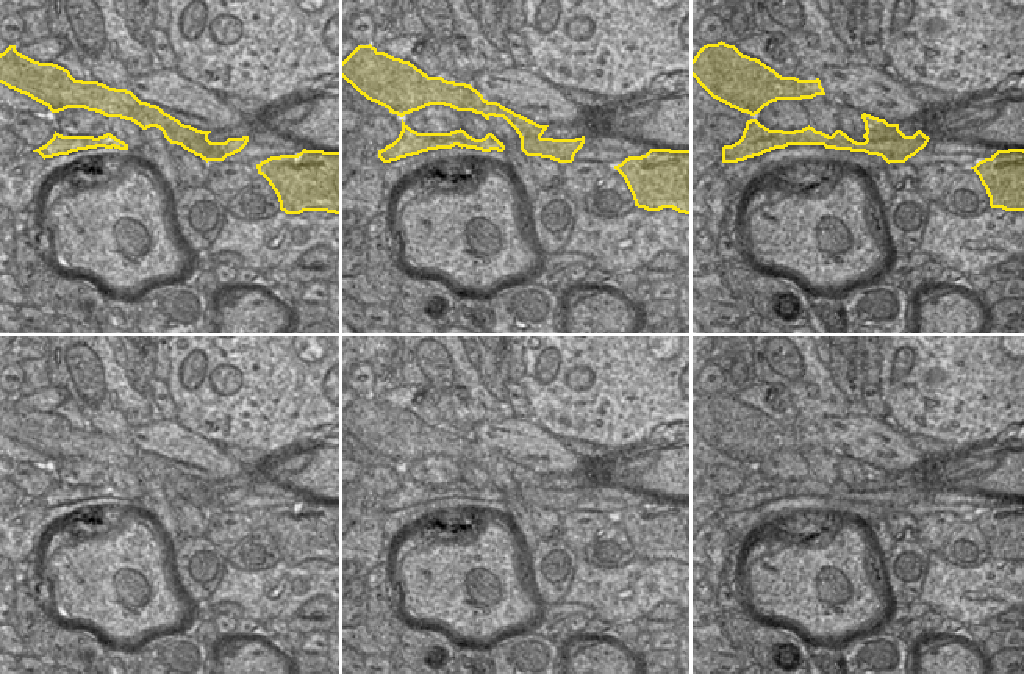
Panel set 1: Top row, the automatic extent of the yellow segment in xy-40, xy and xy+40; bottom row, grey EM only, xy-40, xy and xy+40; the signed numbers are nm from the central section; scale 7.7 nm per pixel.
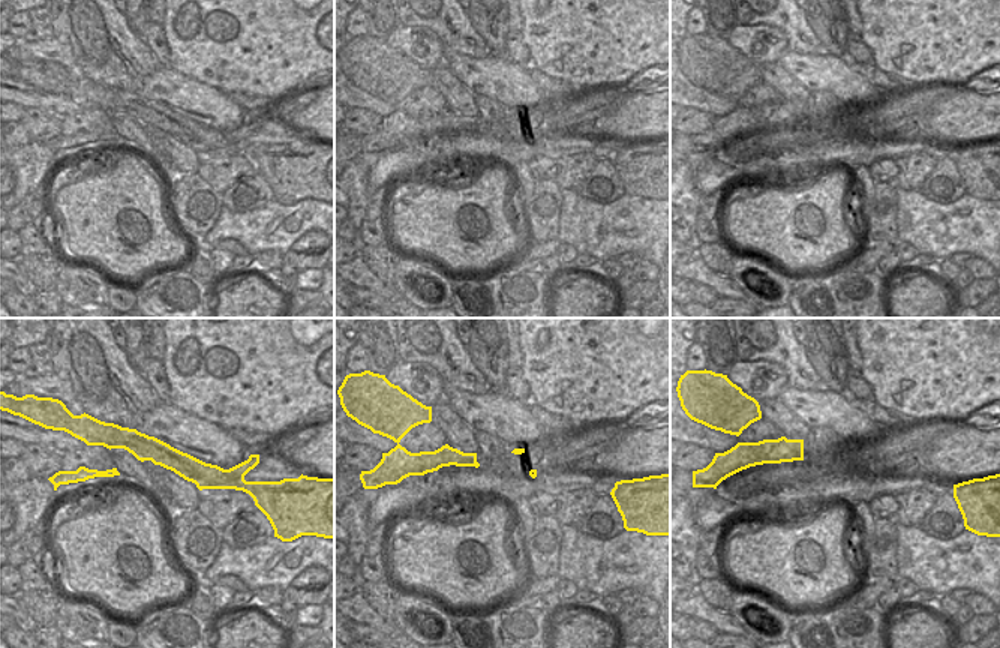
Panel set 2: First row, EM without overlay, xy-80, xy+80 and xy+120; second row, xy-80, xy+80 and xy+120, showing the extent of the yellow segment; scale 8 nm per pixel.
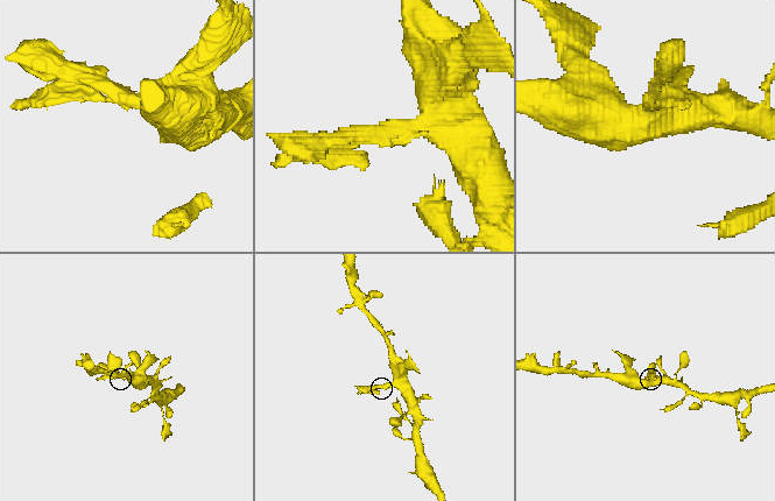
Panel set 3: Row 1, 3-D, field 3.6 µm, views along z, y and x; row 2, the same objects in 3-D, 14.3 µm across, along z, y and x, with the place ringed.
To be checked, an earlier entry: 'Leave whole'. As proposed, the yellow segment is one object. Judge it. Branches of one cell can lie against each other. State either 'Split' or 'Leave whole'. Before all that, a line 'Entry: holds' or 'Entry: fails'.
Entry: fails
Split.

